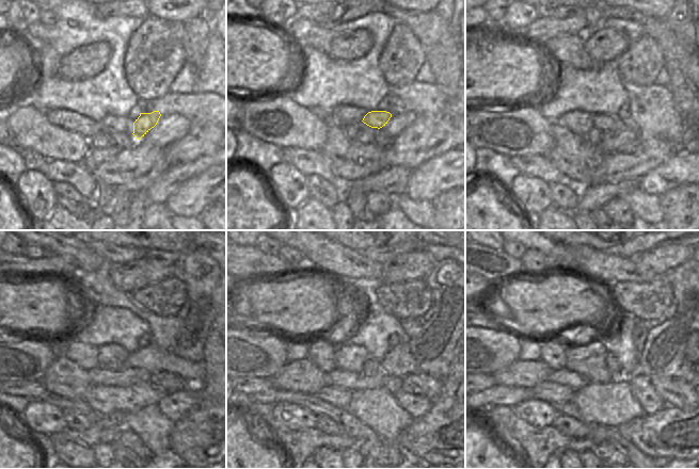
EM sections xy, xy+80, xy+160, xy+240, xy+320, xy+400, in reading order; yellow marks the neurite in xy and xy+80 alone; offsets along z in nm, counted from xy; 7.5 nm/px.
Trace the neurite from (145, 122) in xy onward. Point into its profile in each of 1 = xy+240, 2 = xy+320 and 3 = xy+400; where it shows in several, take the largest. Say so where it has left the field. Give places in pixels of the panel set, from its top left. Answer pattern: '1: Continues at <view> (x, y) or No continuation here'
1: Continues at xy+240 (111, 356)
2: Continues at xy+320 (348, 357)
3: Continues at xy+400 (588, 358).

